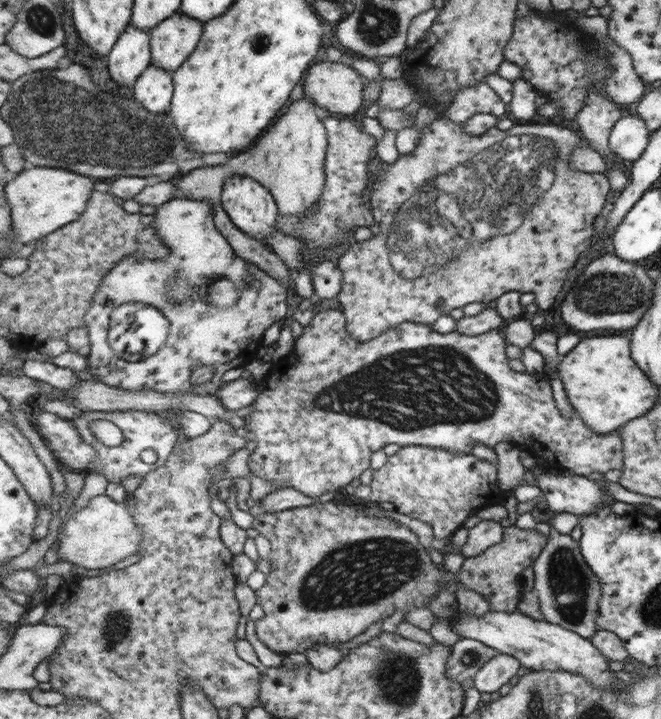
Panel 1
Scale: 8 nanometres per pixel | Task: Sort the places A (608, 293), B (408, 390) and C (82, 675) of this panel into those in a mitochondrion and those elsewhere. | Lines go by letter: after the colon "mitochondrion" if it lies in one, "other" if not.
A: mitochondrion
B: mitochondrion
C: other

